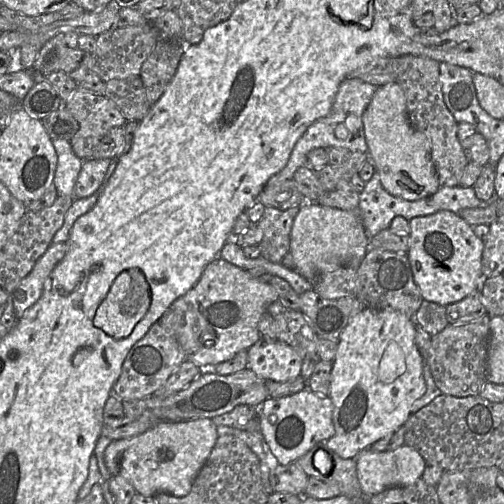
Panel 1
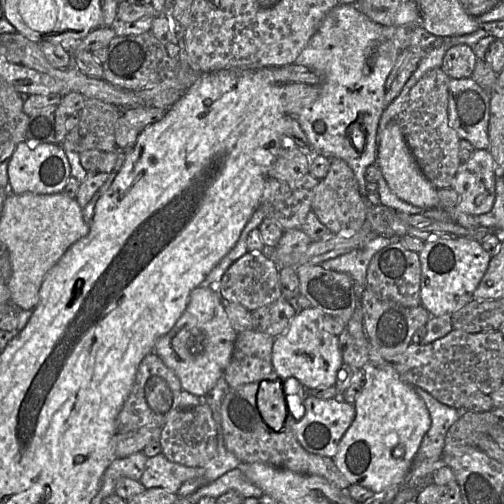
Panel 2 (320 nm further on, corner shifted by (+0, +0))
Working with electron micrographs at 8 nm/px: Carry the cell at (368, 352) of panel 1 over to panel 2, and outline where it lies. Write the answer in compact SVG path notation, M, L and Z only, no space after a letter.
M364 366L365 380L354 406L356 416L340 440L334 462L349 483L359 484L380 493L390 486L401 483L413 464L424 435L431 427L428 408L414 387L401 379L391 366Z

